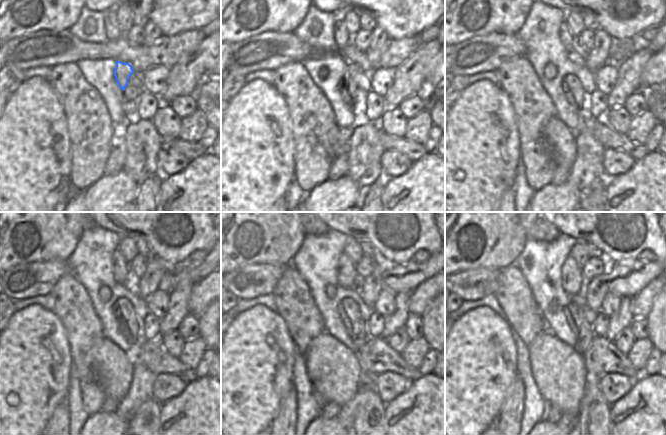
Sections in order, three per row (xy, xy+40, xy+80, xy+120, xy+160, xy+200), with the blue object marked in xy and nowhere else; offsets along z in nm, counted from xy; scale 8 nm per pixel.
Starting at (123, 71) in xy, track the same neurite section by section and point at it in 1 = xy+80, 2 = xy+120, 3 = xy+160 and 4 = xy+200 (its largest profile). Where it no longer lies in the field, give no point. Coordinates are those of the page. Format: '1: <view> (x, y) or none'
1: xy+80 (581, 97)
2: xy+120 (134, 324)
3: xy+160 (359, 333)
4: xy+200 (584, 334)

